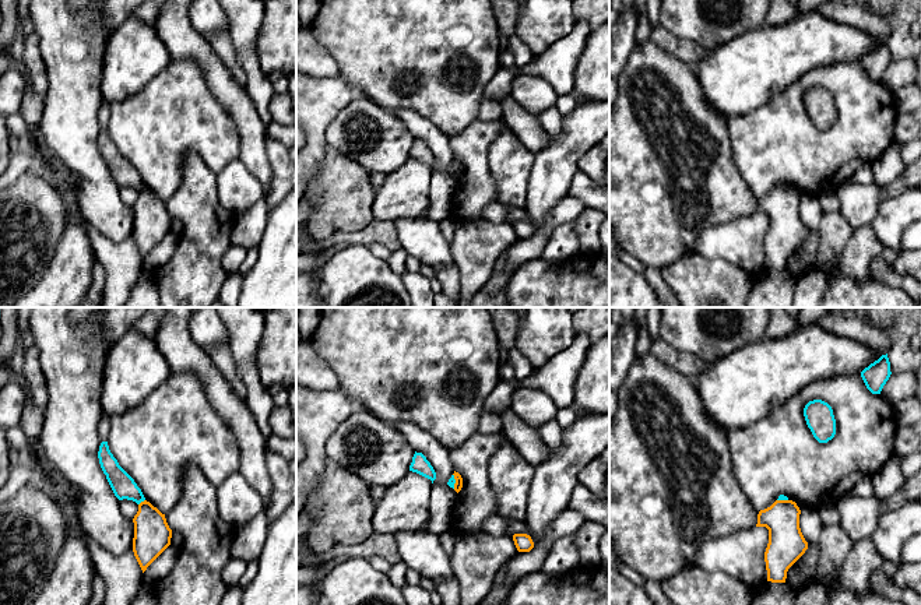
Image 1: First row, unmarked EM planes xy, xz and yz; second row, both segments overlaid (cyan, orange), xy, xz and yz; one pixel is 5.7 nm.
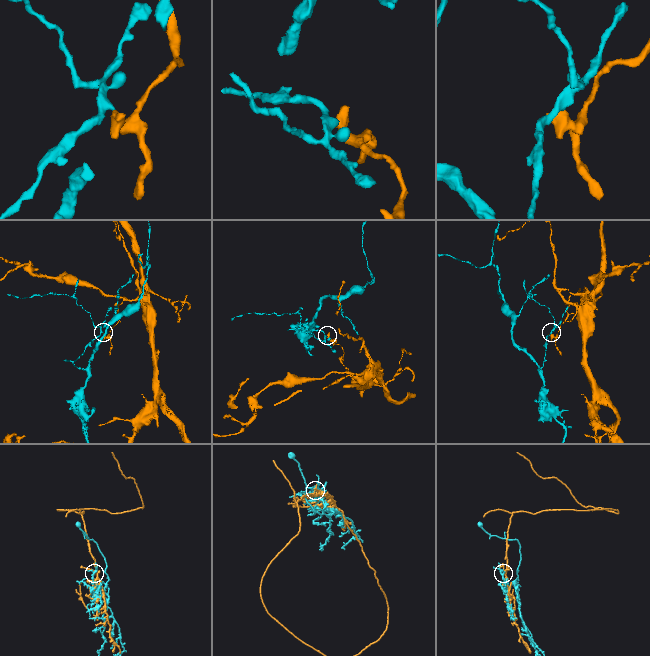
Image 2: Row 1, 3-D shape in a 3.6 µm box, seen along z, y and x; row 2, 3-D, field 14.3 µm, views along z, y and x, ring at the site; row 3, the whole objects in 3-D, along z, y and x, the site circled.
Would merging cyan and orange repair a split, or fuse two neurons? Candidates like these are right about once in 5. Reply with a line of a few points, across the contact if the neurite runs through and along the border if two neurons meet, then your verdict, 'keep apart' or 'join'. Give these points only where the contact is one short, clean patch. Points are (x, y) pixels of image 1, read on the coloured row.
line xy (144, 499), (139, 505); keep apart

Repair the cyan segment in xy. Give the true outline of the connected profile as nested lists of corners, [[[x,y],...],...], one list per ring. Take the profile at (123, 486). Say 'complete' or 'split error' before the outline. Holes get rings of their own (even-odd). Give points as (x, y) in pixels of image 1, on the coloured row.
complete; [[[108,442],[101,443],[98,458],[101,468],[119,500],[127,499],[137,504],[145,500],[134,479],[119,465],[117,460],[110,453]]]

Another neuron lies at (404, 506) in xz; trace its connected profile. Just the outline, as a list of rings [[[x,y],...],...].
[[[412,471],[407,472],[397,483],[387,486],[383,497],[376,502],[373,531],[396,535],[401,531],[425,530],[430,493],[430,479]]]

